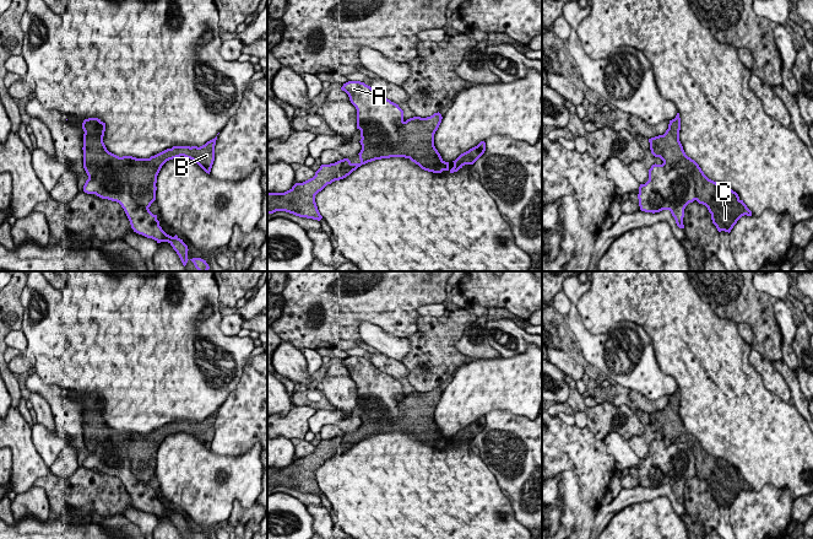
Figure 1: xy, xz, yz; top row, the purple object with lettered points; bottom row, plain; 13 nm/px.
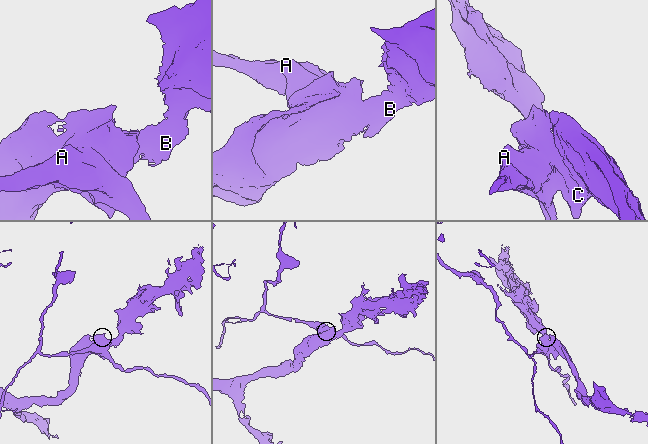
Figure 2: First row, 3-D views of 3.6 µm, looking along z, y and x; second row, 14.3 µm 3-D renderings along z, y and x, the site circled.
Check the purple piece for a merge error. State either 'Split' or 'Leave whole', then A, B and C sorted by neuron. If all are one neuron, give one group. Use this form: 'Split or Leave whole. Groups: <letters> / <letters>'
Split. Groups: A / B C

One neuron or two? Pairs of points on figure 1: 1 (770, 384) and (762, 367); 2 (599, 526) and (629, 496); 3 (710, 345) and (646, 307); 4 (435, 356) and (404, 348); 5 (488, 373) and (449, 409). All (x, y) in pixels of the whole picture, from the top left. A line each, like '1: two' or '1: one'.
1: one
2: one
3: one
4: two
5: one

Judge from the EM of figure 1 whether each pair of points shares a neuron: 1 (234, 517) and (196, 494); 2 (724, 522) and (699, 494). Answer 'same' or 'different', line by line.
1: different
2: different

